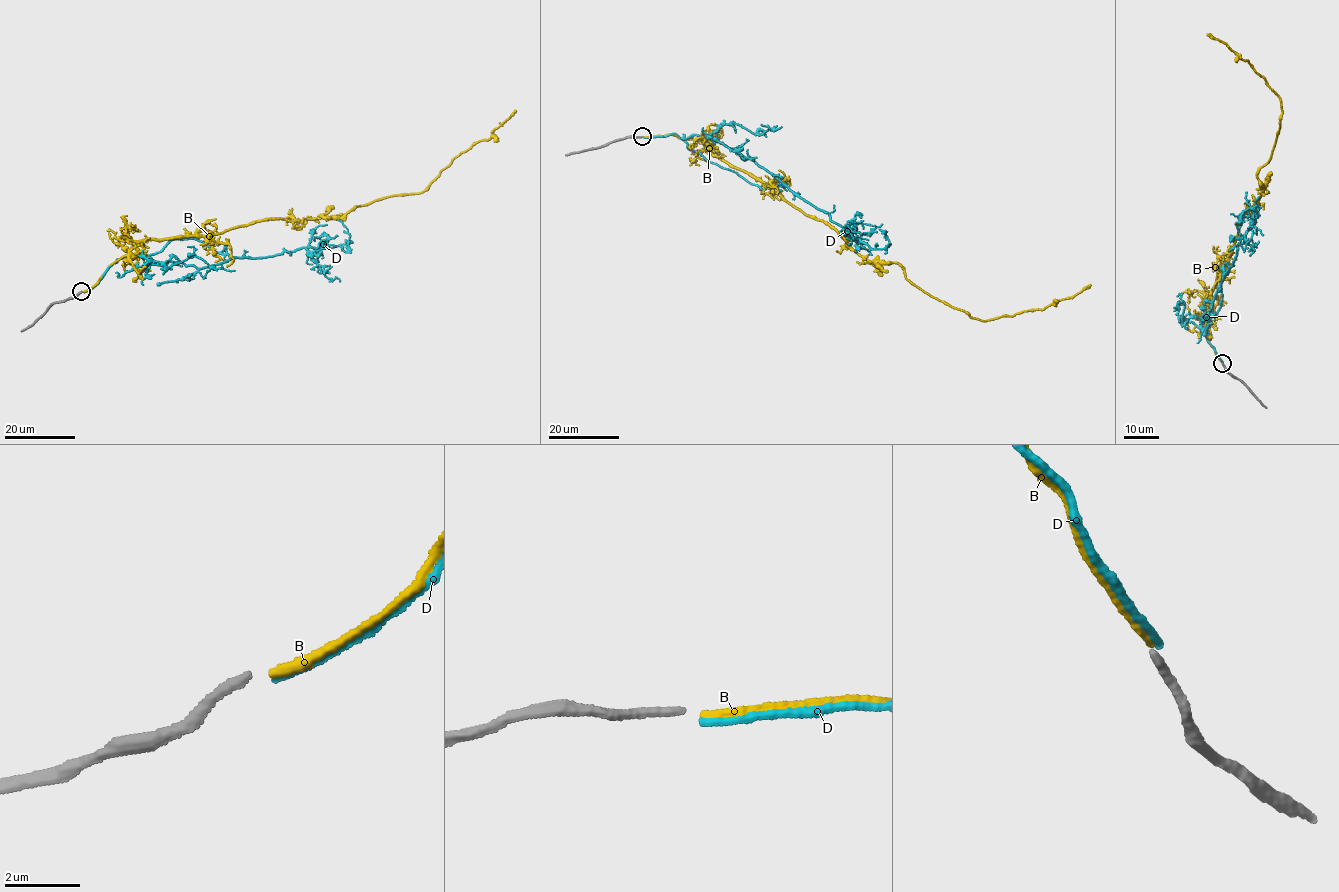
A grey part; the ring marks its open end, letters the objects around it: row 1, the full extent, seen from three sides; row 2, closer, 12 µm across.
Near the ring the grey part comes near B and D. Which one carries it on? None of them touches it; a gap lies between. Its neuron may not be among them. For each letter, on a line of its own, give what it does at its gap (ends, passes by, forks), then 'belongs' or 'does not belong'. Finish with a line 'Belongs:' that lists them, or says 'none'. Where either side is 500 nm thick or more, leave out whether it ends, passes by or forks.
B: it ends; does not belong
D: it ends; does not belong
Belongs: none

